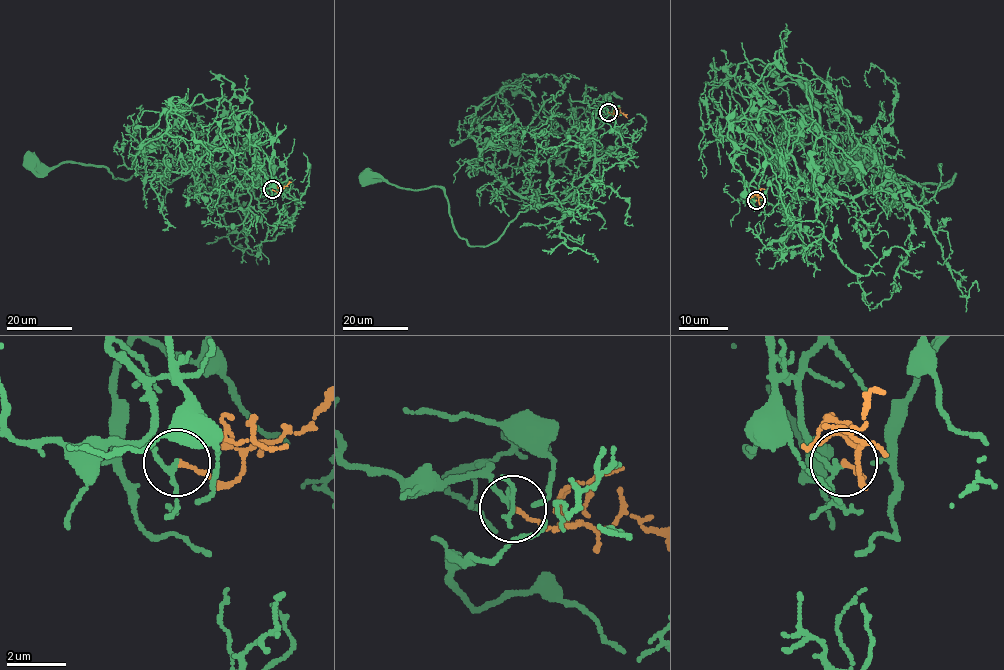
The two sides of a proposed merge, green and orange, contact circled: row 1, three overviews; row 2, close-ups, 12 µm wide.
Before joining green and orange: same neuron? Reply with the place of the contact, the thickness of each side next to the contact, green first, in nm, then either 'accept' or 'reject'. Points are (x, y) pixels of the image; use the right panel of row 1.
place (756, 200); calibres 150 and 130 nm; accept

